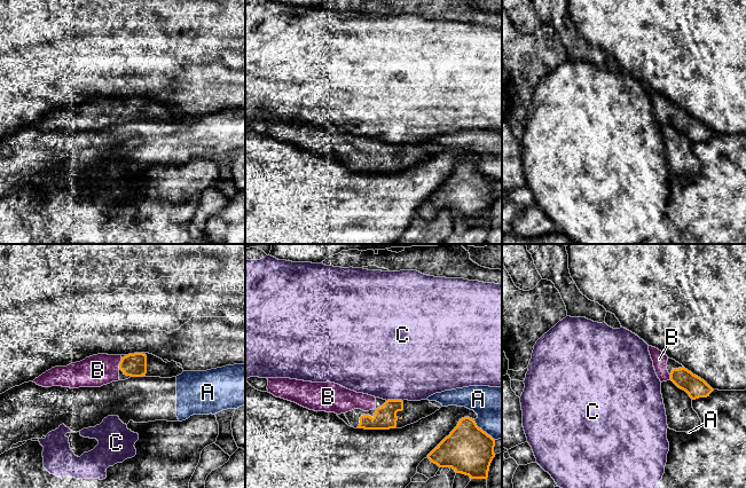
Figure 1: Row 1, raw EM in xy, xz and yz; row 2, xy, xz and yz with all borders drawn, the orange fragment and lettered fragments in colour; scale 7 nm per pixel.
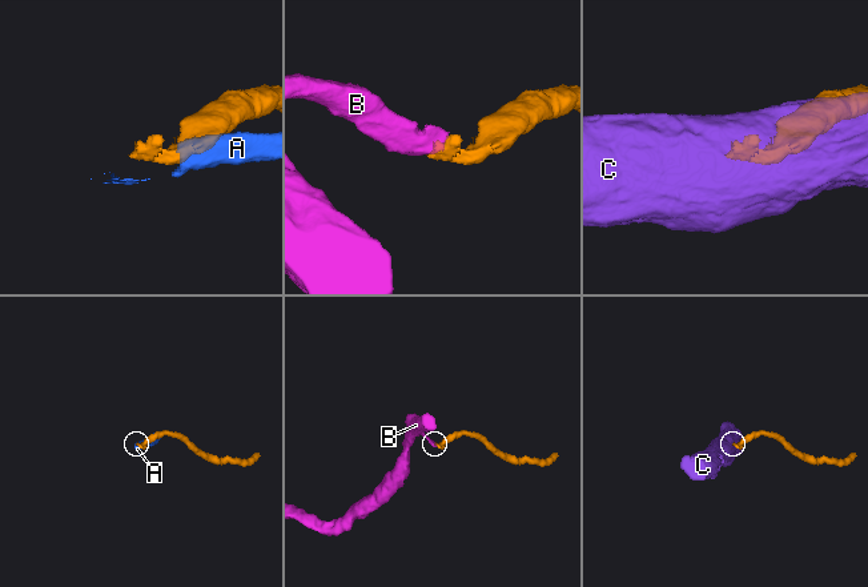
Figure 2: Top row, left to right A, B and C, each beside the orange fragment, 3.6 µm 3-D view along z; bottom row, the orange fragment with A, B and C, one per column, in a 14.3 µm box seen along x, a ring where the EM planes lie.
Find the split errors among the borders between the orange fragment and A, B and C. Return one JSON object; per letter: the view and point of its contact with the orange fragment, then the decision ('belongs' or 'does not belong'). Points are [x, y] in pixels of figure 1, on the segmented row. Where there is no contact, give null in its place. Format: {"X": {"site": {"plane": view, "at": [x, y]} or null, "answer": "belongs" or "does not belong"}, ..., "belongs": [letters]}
{"A": {"site": {"plane": "xz", "at": [481, 430]}, "answer": "does not belong"}, "B": {"site": {"plane": "xy", "at": [119, 363]}, "answer": "belongs"}, "C": {"site": {"plane": "xz", "at": [394, 400]}, "answer": "does not belong"}, "belongs": ["B"]}

